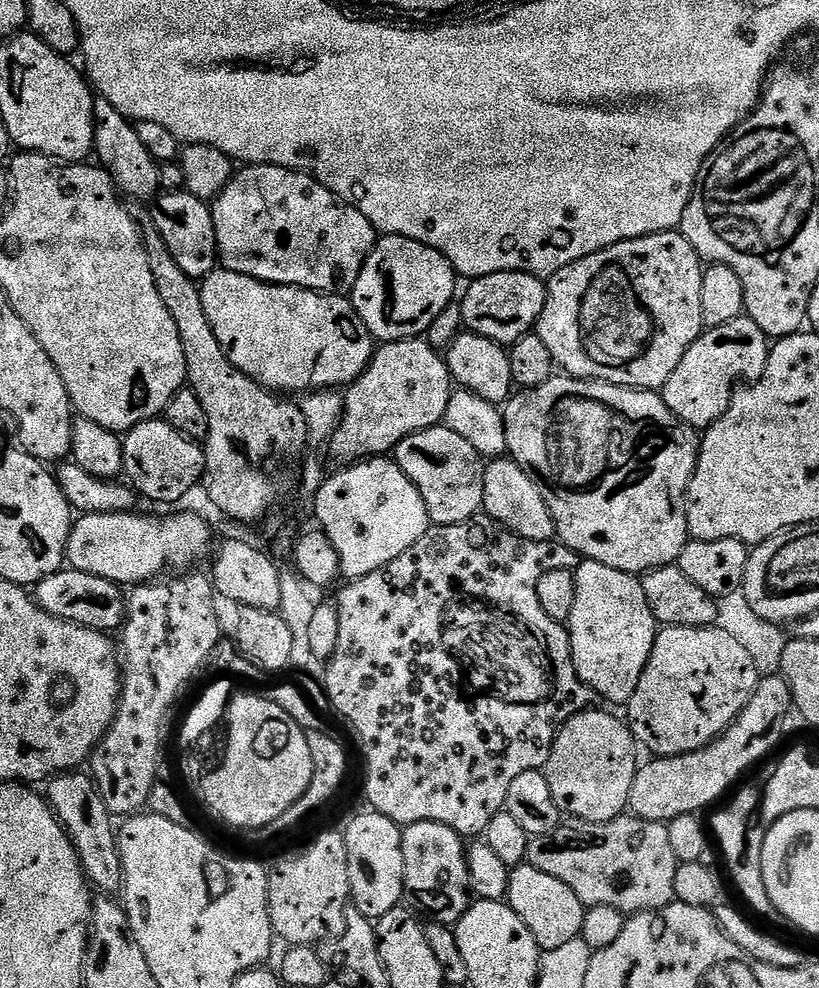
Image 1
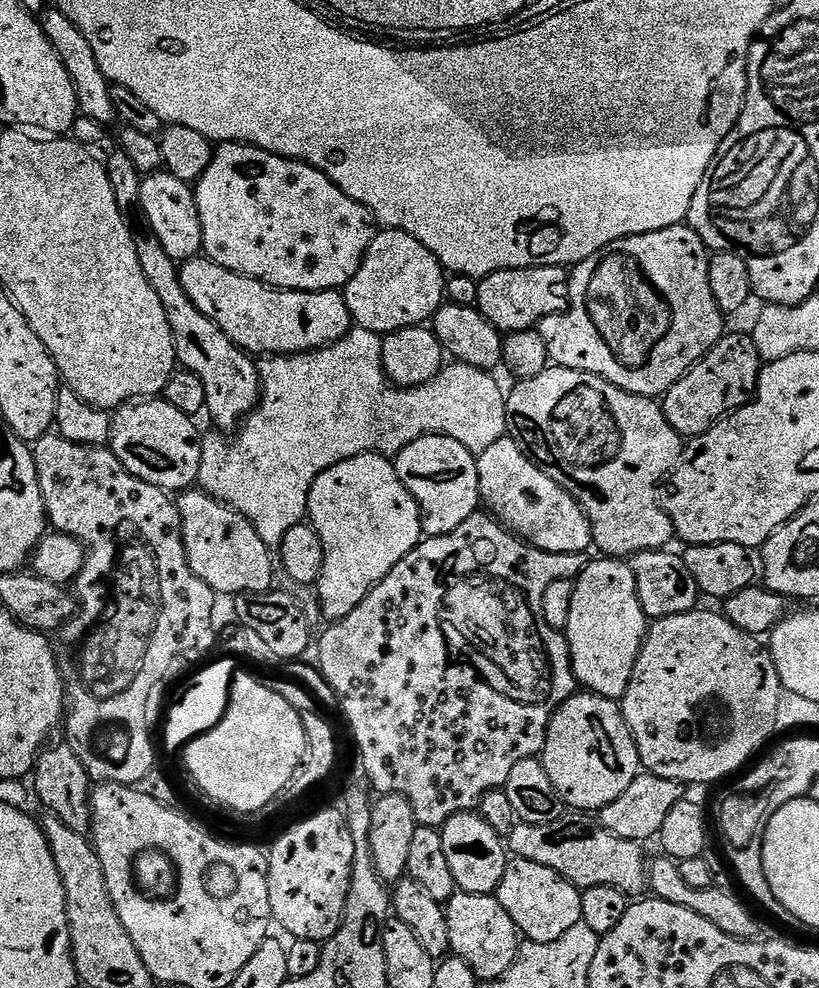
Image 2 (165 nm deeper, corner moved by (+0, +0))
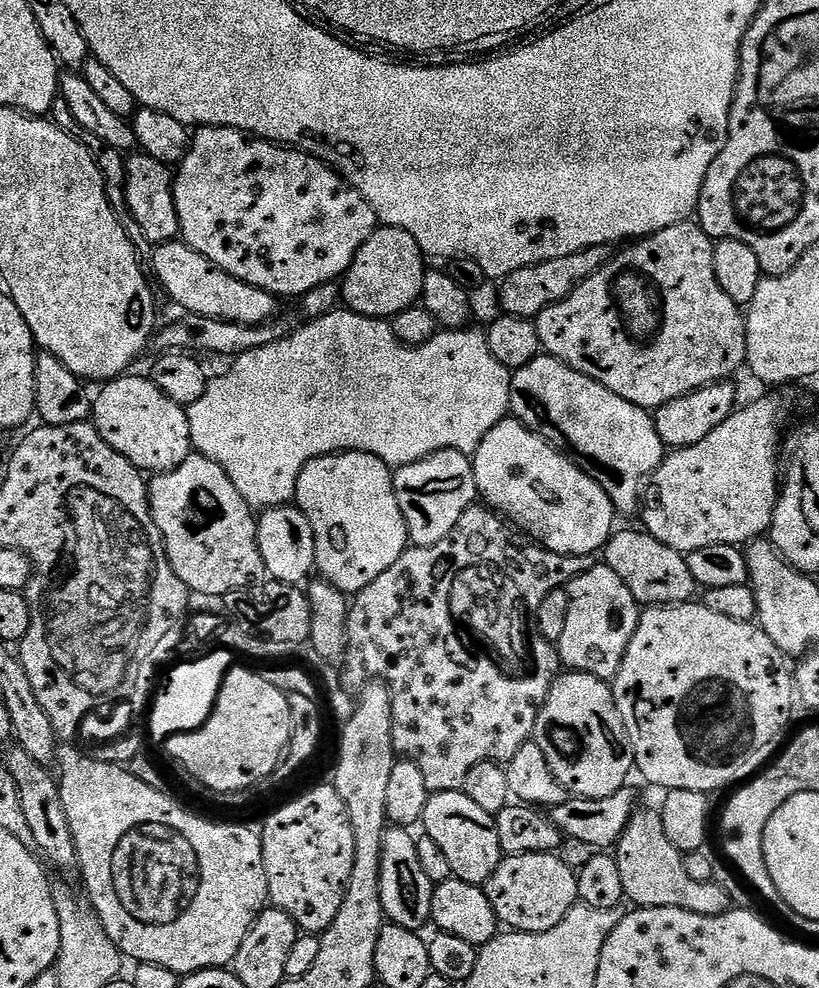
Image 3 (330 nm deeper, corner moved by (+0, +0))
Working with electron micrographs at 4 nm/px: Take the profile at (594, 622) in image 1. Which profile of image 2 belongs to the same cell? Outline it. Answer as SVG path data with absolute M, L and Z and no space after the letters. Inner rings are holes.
M620 558L599 559L589 559L574 581L574 602L570 602L570 622L566 629L568 649L572 655L572 672L576 676L577 685L594 696L620 702L630 686L638 654L648 639L650 621L638 598L638 586L634 582L631 563Z

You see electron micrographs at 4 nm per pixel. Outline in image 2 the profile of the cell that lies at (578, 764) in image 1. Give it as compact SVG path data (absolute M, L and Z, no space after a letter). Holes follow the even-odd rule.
M587 690L571 696L553 714L552 721L548 723L542 763L565 805L569 809L576 808L572 810L580 814L596 814L610 806L610 802L614 802L614 798L618 798L618 794L622 794L622 790L626 790L626 786L630 786L630 782L634 782L634 778L642 772L636 739L624 720L621 705L615 700L594 696Z

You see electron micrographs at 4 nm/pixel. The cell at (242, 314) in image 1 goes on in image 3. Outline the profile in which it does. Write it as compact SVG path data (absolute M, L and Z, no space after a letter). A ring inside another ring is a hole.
M179 239L171 240L168 244L155 245L150 257L150 272L155 283L164 287L164 292L177 304L184 308L185 313L194 316L209 316L226 322L238 322L239 324L264 324L267 320L277 315L277 297L272 293L262 290L258 286L250 286L214 266L210 258L198 254L188 244Z

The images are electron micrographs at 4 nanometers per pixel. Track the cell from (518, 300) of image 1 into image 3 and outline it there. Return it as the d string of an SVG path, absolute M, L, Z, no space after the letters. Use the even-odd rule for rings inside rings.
M609 245L590 246L578 254L566 254L566 258L554 258L550 262L542 262L534 266L526 266L522 270L514 270L514 274L503 277L500 284L500 304L509 316L517 316L523 320L532 320L542 314L550 306L562 302L590 274L594 274L602 266L606 266L614 255Z

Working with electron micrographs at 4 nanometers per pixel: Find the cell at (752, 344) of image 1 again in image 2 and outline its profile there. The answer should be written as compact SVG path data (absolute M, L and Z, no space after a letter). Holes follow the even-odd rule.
M726 334L670 391L664 393L662 407L670 426L684 438L701 436L755 396L761 367L762 361L751 335Z

